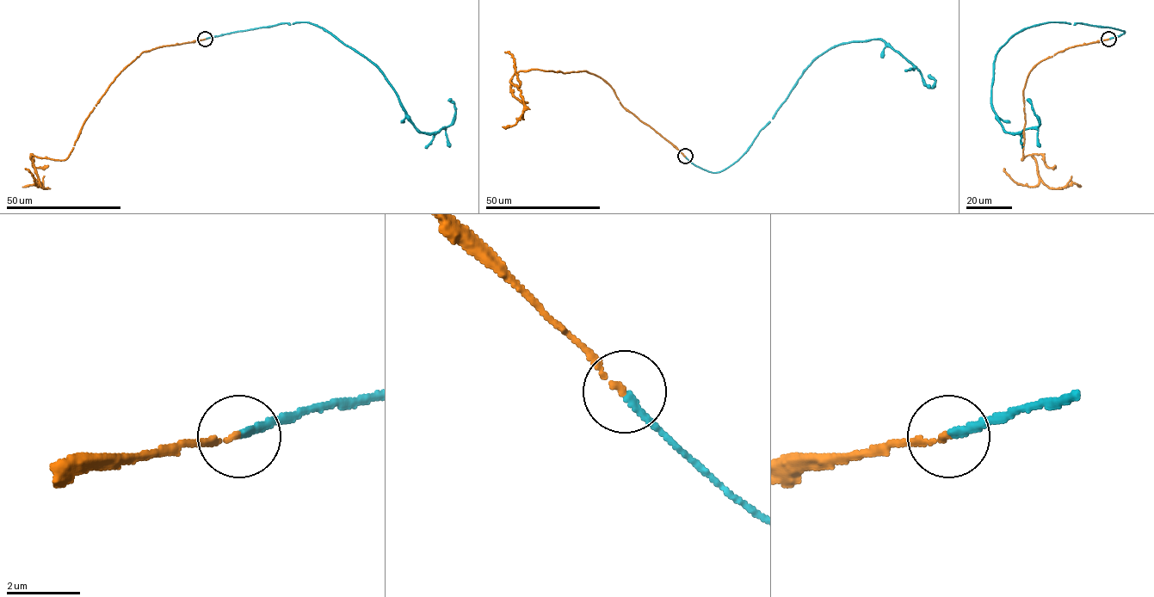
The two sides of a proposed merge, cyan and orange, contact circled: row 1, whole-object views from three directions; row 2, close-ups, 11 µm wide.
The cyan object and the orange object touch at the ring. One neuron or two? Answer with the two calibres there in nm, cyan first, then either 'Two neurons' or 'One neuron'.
Thickness 180 nm (cyan) against 140 nm. One neuron

